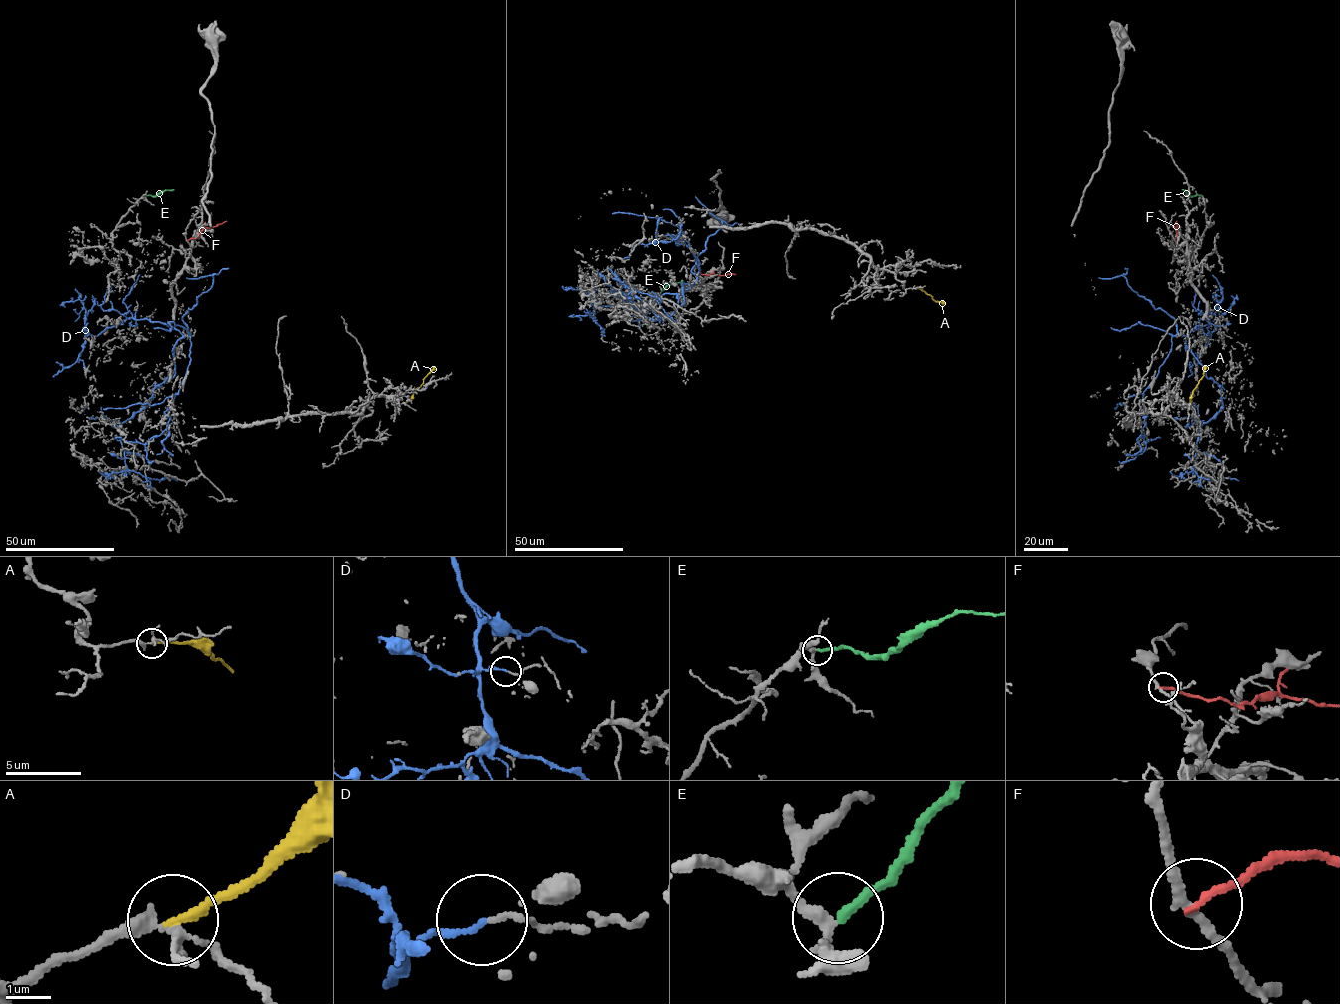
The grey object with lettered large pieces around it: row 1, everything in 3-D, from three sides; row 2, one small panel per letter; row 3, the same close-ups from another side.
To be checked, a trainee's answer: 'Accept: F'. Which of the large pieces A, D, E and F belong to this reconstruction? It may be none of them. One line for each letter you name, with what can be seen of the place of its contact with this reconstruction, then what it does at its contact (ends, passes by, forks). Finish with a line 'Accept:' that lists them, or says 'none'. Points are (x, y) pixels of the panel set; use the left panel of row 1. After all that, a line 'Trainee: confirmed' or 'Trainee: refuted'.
E: contact (145, 195); it ends
Accept: E
Trainee: refuted

